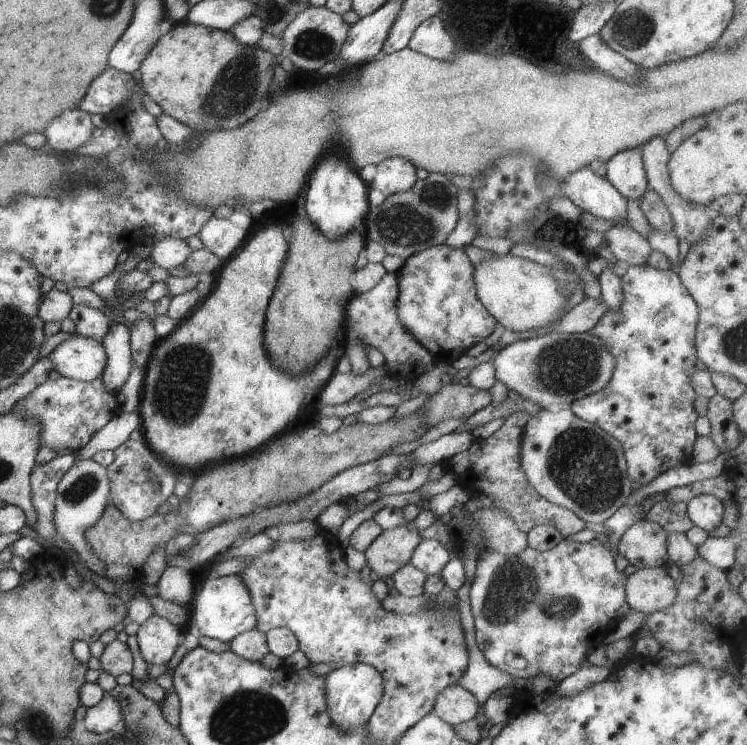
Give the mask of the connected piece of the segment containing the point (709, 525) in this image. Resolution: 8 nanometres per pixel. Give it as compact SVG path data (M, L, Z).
M698 494L687 504L687 516L693 526L705 530L707 534L721 524L723 506L718 498L711 495Z

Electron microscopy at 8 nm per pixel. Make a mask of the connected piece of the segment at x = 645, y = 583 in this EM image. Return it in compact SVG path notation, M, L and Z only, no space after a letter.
M664 567L637 569L625 581L625 602L631 611L651 614L675 600L675 582Z

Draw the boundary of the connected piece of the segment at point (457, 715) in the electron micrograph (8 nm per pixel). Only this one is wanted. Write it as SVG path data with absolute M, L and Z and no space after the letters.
M449 685L435 694L431 712L443 722L454 726L479 714L478 708L477 698L472 692L461 686Z

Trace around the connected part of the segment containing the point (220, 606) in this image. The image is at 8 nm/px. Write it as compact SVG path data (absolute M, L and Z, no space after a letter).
M237 574L214 579L206 579L193 598L193 606L188 611L188 625L195 626L196 635L215 638L228 643L232 638L246 630L255 629L255 608L251 604L249 592Z

